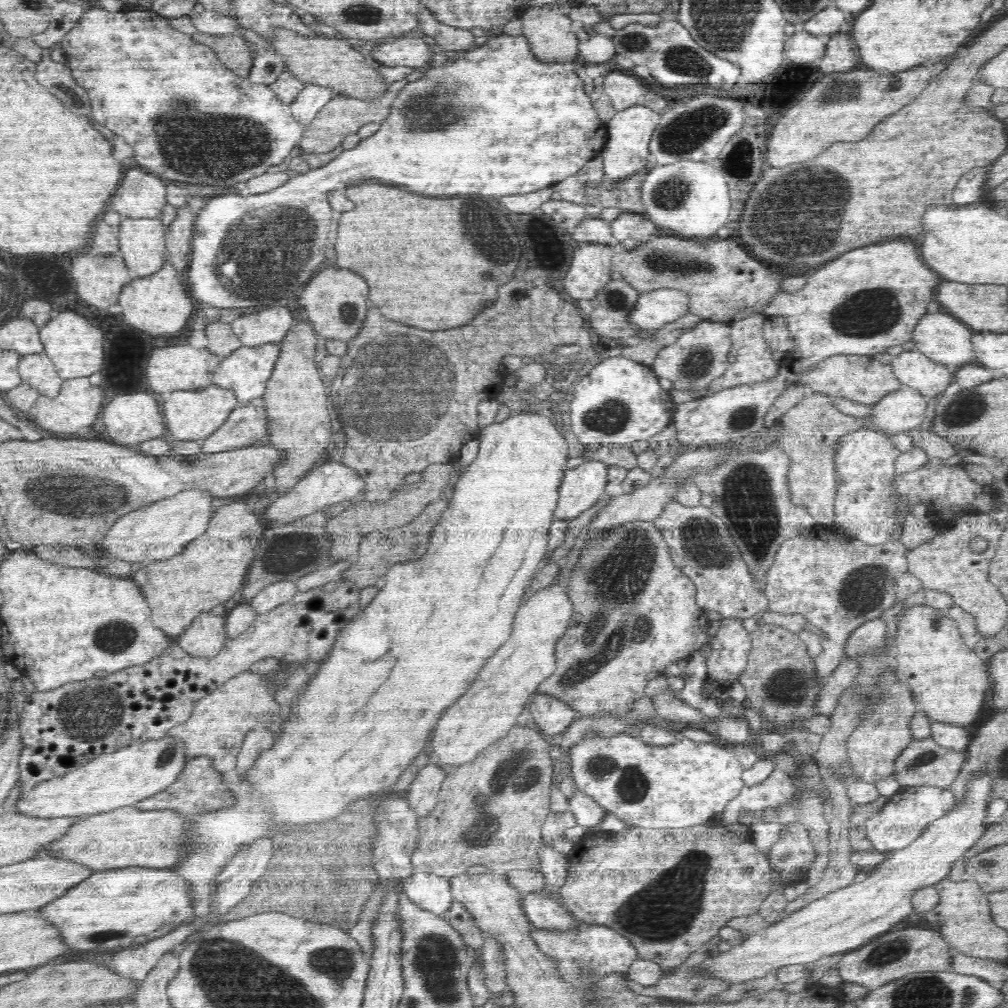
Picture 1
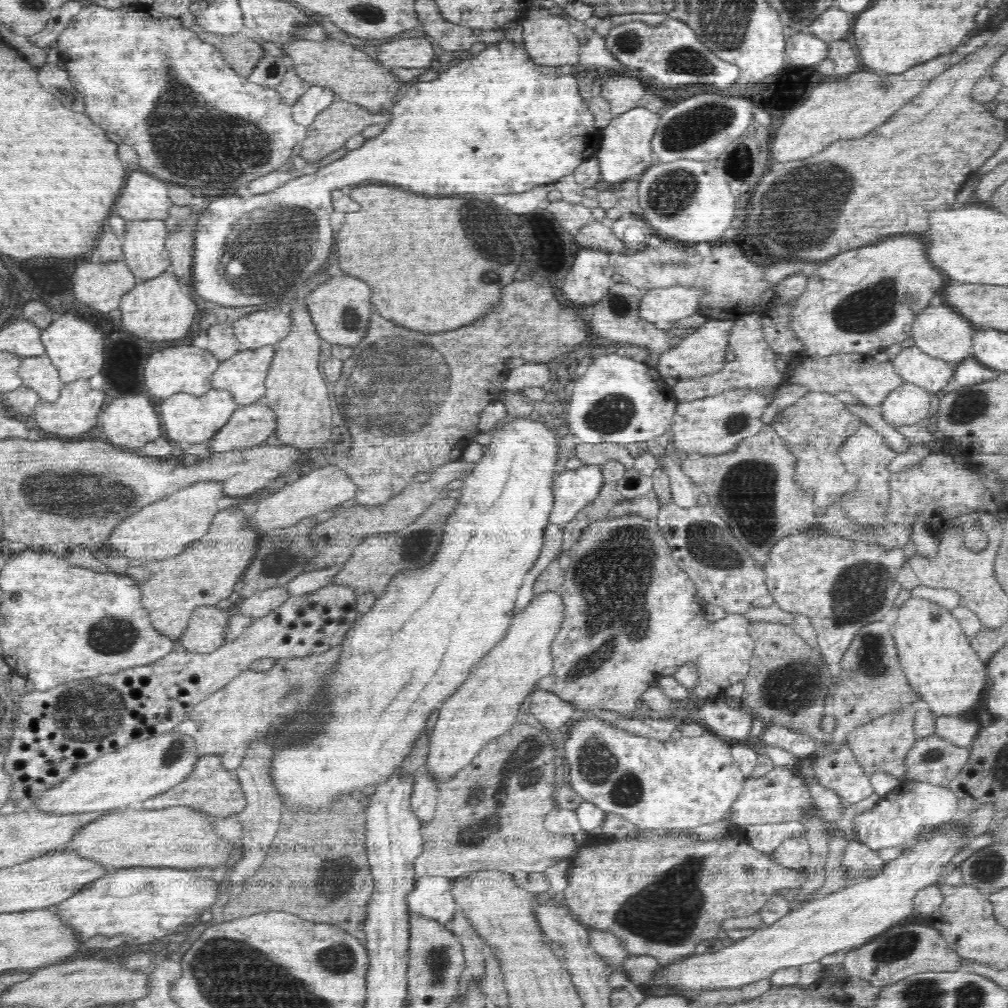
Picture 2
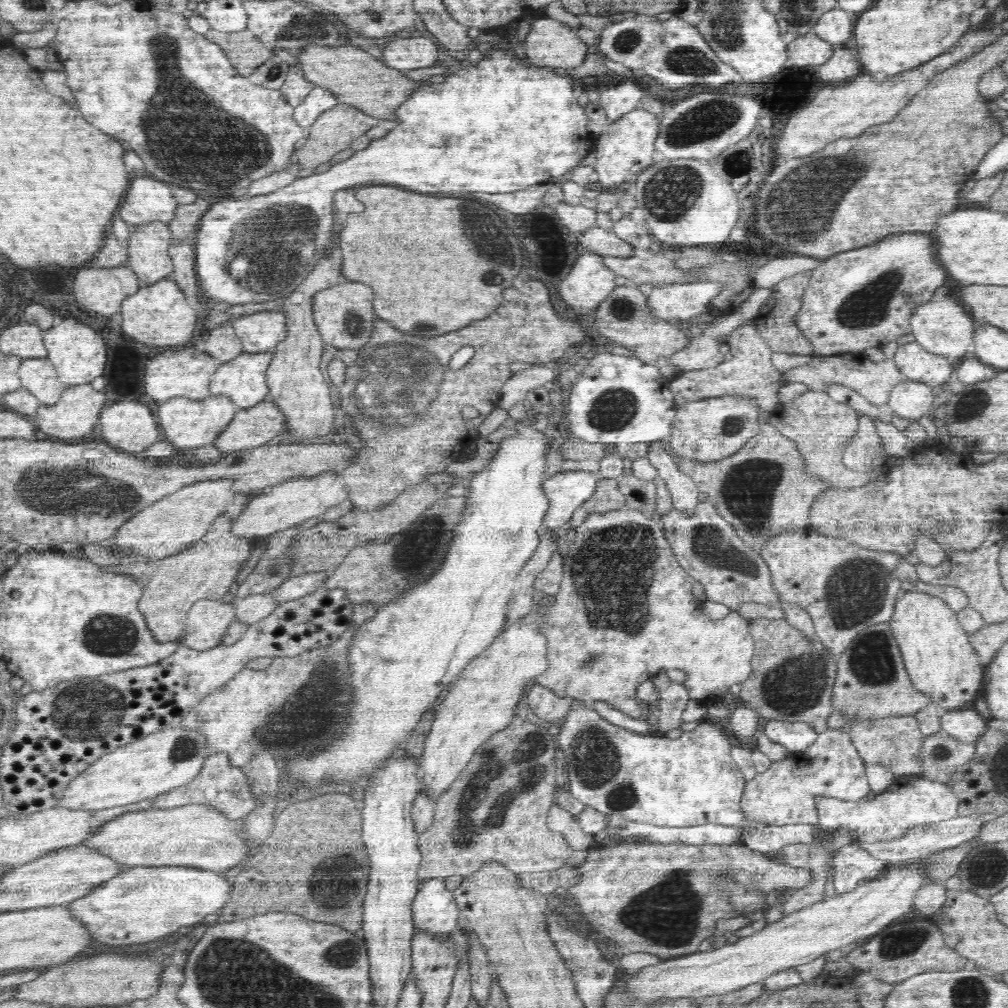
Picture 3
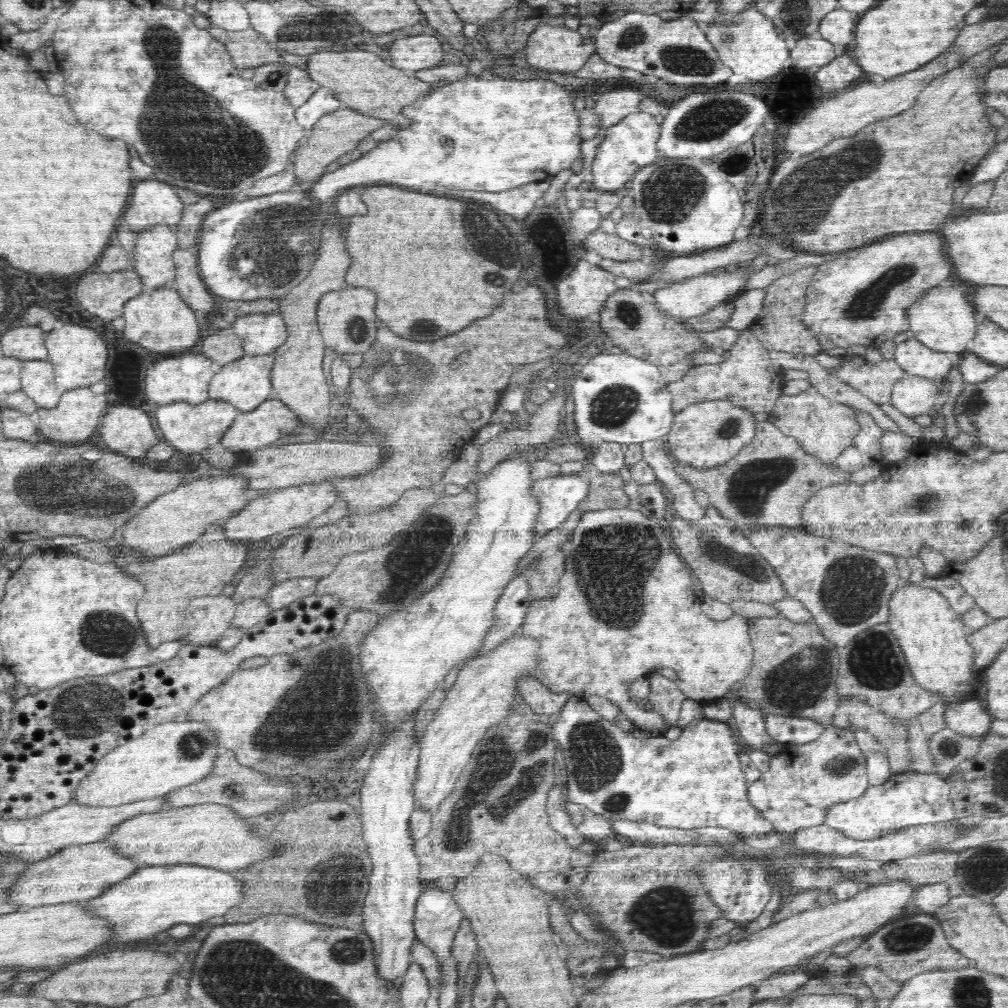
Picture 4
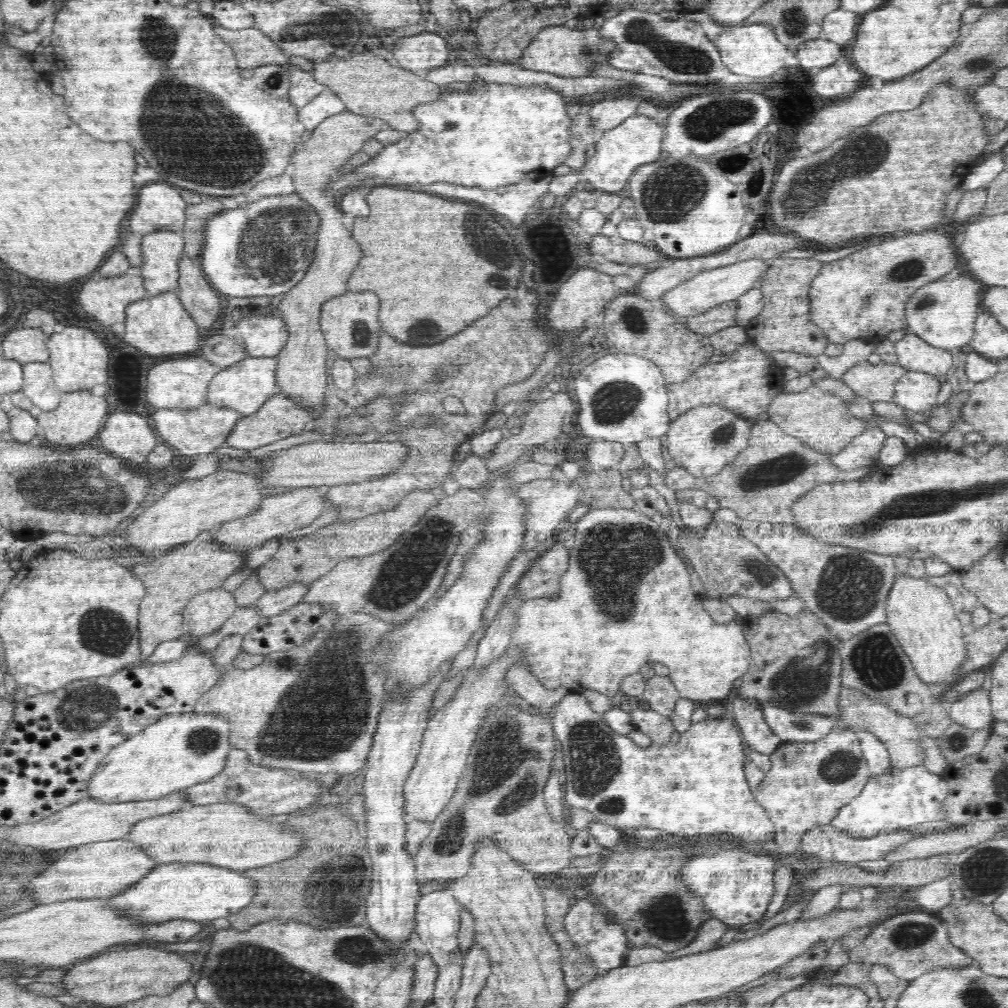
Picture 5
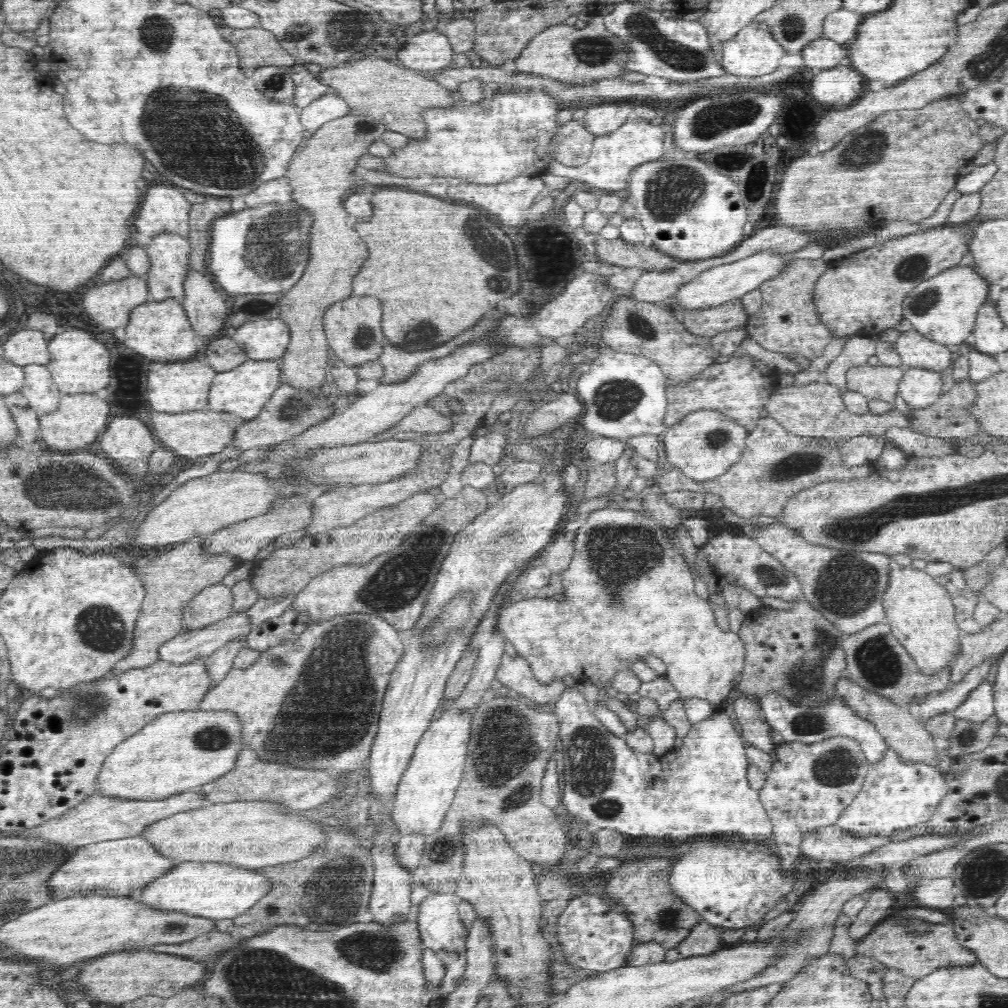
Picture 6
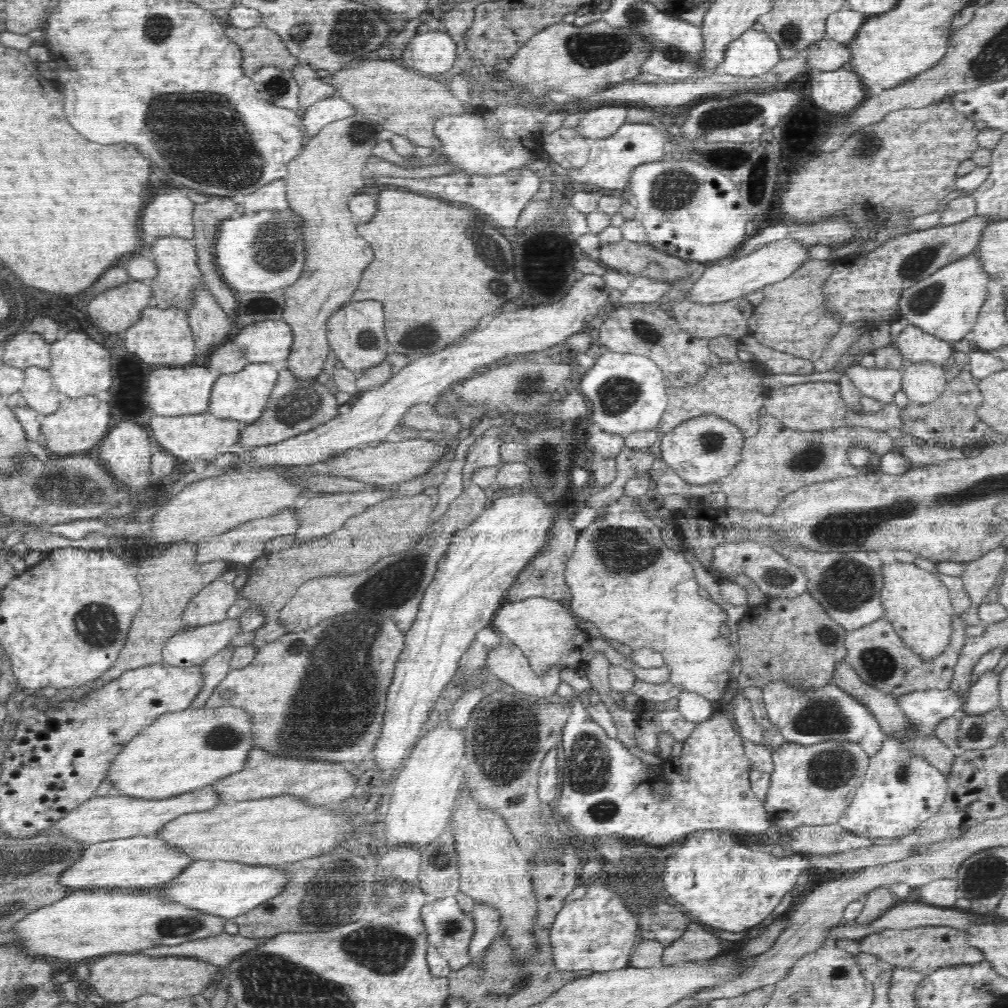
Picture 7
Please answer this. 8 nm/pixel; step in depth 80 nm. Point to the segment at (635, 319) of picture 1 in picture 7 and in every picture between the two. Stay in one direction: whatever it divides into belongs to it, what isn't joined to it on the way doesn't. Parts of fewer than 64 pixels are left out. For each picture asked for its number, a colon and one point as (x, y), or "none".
2: (660, 306)
3: (676, 302)
4: (689, 298)
5: (706, 290)
6: (723, 283)
7: (772, 263)

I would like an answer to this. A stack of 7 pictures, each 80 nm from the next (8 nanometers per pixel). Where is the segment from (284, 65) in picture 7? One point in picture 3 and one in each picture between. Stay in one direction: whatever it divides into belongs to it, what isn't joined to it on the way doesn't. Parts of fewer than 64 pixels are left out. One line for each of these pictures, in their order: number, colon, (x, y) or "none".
3: (246, 52)
4: (248, 49)
5: (252, 47)
6: (257, 47)

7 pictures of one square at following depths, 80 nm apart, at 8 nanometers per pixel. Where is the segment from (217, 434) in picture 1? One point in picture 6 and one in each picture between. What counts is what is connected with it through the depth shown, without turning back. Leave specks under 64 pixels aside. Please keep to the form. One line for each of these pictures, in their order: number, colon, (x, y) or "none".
2: (249, 426)
3: (251, 427)
4: (272, 420)
5: (279, 417)
6: (289, 411)

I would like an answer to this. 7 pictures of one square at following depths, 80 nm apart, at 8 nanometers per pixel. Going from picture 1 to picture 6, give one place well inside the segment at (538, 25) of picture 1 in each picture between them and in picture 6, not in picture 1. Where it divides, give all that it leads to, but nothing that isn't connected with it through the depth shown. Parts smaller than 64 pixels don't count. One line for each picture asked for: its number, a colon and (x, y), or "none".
2: (548, 41)
3: (551, 44)
4: (556, 48)
5: (570, 53)
6: (574, 56)

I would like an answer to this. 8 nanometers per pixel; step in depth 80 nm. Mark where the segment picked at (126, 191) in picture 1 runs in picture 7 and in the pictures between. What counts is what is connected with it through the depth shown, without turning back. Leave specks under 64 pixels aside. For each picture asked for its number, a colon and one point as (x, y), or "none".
2: (144, 197)
3: (148, 200)
4: (152, 203)
5: (160, 206)
6: (165, 210)
7: (169, 213)

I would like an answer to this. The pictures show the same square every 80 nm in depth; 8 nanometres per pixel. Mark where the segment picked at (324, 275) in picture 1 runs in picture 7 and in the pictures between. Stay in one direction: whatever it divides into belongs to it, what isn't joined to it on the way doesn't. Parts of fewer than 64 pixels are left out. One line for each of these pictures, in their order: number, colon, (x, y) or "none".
2: (340, 308)
3: (343, 313)
4: (347, 323)
5: (350, 324)
6: (352, 326)
7: (356, 331)

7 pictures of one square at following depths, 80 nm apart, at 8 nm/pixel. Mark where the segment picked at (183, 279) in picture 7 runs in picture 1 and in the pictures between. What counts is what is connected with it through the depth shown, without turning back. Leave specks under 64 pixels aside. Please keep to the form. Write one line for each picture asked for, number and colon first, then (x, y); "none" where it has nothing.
1: (141, 241)
2: (144, 252)
3: (147, 249)
4: (152, 258)
5: (161, 250)
6: (169, 253)

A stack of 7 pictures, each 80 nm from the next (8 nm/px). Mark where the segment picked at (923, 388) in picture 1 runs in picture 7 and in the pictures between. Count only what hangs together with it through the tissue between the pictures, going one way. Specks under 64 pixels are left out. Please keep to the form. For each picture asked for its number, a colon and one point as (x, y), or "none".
2: (916, 367)
3: (914, 361)
4: (916, 359)
5: (914, 354)
6: (916, 351)
7: (915, 345)

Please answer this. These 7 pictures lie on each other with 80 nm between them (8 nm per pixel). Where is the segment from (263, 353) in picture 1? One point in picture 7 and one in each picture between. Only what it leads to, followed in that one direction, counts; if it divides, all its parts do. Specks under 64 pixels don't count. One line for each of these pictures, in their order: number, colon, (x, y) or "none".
2: (243, 375)
3: (243, 379)
4: (245, 383)
5: (245, 386)
6: (243, 391)
7: (242, 396)

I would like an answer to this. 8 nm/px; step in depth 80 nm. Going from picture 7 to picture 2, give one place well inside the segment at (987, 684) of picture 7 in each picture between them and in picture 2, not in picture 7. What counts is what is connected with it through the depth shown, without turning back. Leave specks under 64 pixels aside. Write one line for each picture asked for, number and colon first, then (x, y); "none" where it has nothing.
2: (958, 730)
3: (966, 725)
4: (968, 717)
5: (973, 711)
6: (979, 705)

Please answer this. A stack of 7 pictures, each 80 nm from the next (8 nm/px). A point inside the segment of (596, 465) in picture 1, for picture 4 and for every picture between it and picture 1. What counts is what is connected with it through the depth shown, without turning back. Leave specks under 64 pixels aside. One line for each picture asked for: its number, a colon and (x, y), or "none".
2: (574, 489)
3: (566, 491)
4: (560, 495)

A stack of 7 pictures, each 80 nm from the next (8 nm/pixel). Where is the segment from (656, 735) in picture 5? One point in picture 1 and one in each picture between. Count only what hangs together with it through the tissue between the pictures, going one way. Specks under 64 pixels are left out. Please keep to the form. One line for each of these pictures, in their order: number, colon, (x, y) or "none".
1: (617, 642)
2: (611, 647)
3: (595, 652)
4: (590, 644)

